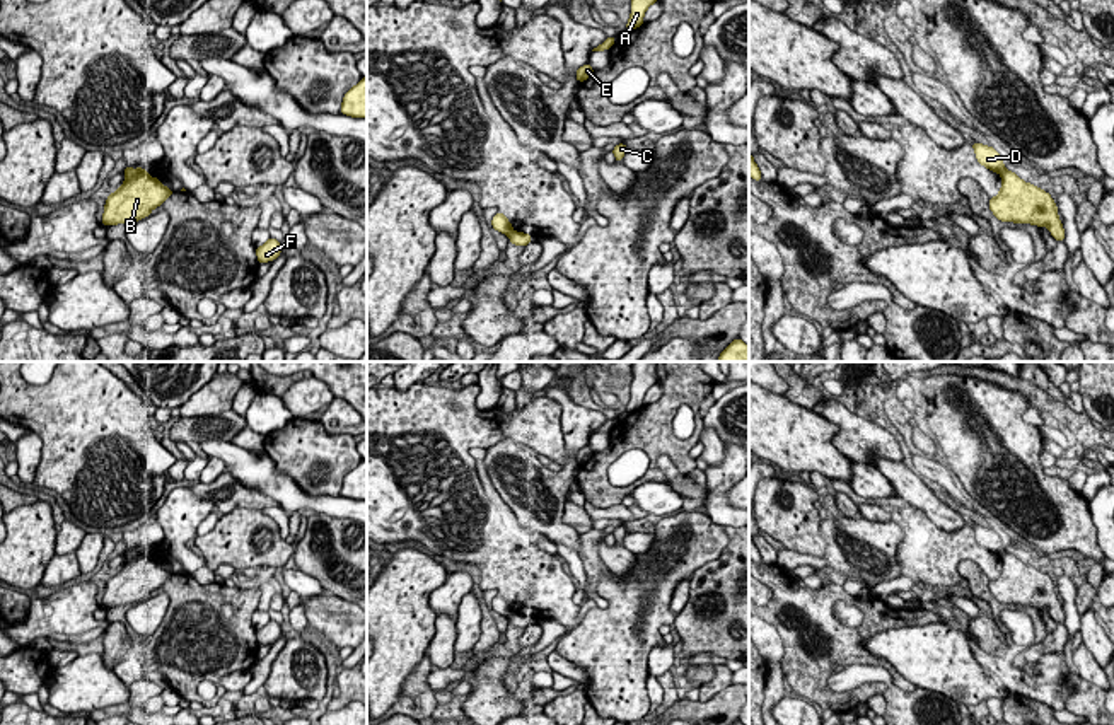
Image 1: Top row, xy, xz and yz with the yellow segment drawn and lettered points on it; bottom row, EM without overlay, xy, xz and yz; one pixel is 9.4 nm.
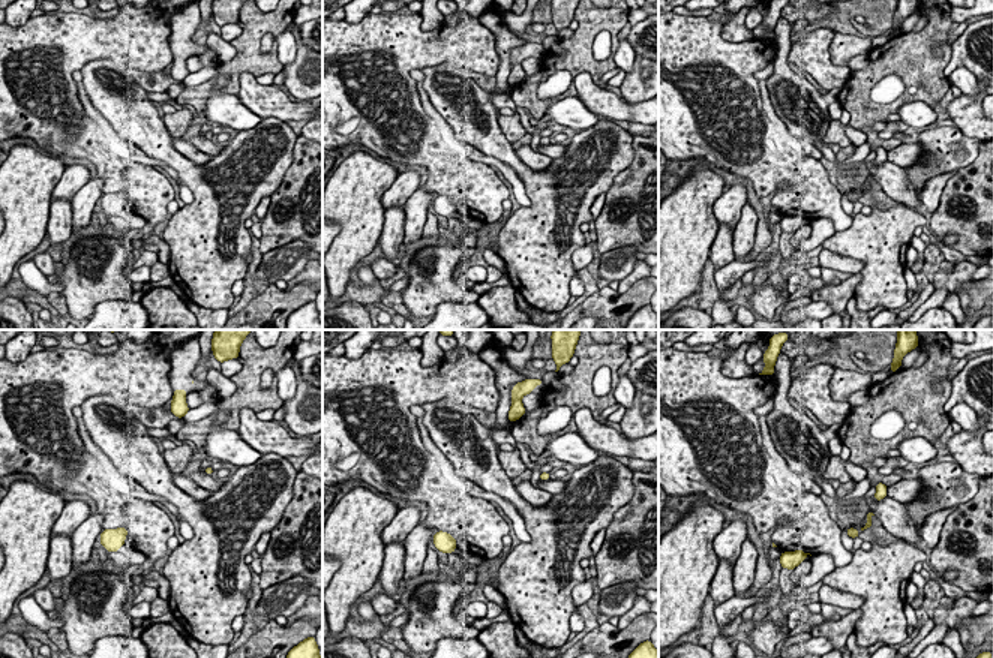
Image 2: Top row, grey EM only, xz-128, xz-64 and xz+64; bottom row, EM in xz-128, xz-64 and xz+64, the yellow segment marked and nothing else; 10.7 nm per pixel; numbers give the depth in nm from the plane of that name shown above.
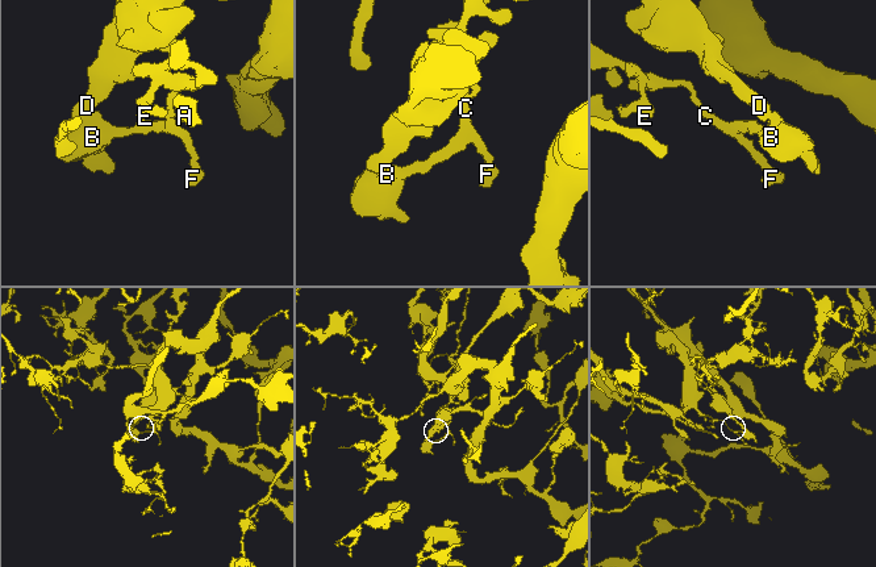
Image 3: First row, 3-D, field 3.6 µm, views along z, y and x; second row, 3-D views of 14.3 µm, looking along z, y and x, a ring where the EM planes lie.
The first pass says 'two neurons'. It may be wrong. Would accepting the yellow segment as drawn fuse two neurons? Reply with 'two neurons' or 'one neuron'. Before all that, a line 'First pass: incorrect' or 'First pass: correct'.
First pass: correct
two neurons

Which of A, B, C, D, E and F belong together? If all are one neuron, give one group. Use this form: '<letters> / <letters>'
A B C E F / D

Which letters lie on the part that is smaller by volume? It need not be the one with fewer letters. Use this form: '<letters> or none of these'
D

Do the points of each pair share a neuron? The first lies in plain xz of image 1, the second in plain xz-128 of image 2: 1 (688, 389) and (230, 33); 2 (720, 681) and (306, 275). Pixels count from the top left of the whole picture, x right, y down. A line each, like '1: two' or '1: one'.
1: two
2: one

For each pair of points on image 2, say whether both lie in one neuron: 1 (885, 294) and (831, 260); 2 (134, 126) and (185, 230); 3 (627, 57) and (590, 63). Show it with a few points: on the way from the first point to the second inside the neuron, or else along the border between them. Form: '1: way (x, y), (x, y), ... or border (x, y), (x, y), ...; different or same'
1: border (831, 252), (857, 258), (864, 267); different
2: way (161, 147), (201, 186), (201, 203); same
3: border (618, 41), (614, 54), (617, 68); different

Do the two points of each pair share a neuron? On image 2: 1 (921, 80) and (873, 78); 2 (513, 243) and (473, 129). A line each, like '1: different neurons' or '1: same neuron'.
1: same neuron
2: same neuron

